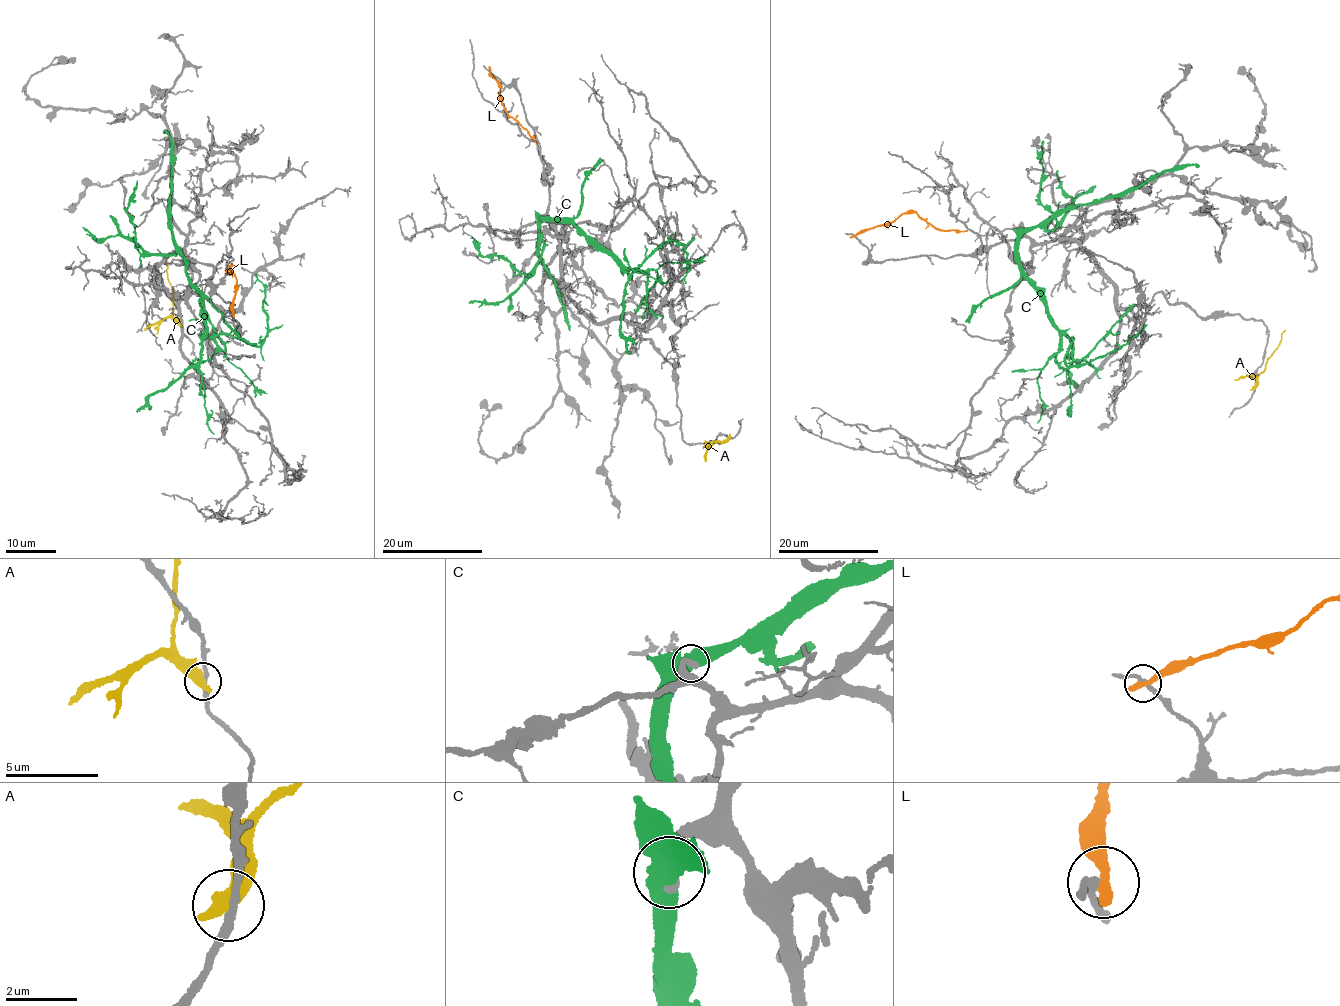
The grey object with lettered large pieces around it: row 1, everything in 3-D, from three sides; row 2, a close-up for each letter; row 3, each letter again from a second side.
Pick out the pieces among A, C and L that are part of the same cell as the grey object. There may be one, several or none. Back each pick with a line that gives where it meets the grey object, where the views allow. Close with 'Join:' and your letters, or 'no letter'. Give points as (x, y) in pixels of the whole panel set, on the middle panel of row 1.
Join: no letter

